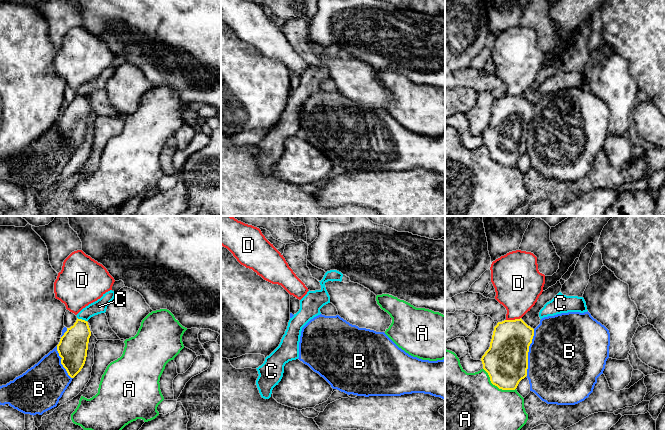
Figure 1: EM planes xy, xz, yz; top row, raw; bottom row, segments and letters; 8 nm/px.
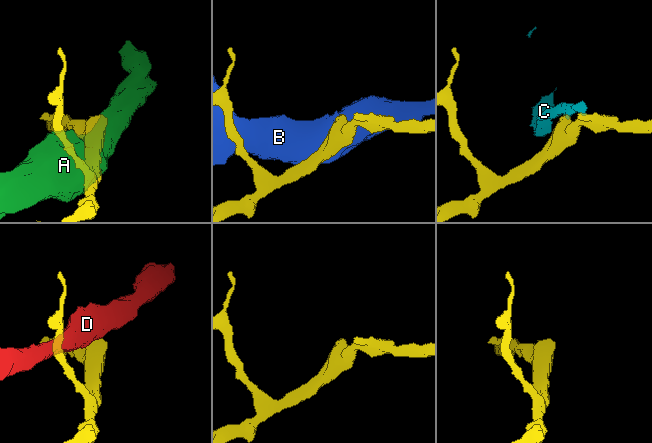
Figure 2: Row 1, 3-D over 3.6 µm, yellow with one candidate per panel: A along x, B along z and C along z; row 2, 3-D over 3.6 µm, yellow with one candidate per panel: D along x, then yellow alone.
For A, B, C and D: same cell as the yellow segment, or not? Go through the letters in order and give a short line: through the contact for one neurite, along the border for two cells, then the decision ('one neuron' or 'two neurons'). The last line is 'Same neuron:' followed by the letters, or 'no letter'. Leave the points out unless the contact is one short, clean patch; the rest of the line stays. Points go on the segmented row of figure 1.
A: two neurons
B: two neurons
C: xy (77, 317), (86, 321) | two neurons
D: two neurons
Same neuron: no letter

